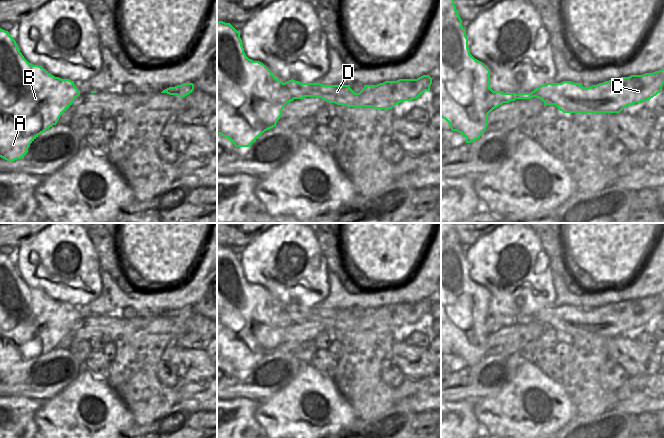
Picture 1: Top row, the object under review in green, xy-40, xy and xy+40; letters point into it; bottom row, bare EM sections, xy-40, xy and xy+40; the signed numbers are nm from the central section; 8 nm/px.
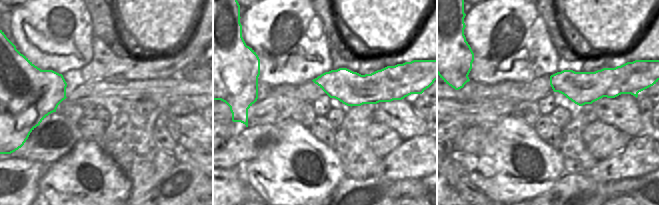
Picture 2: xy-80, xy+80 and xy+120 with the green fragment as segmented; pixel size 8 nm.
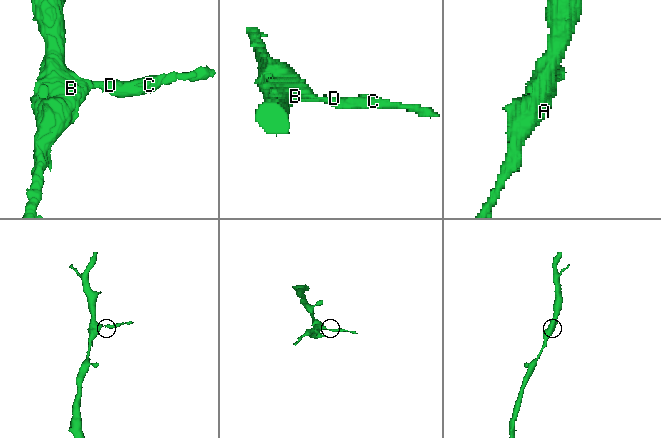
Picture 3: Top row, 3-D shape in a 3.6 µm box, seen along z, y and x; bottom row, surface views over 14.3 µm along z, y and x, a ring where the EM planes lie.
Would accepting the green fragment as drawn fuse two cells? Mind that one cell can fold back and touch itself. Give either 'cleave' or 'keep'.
cleave

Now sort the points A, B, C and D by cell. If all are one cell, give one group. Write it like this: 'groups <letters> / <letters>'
groups A B / C D

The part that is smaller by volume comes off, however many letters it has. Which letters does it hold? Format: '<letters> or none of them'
C, D

